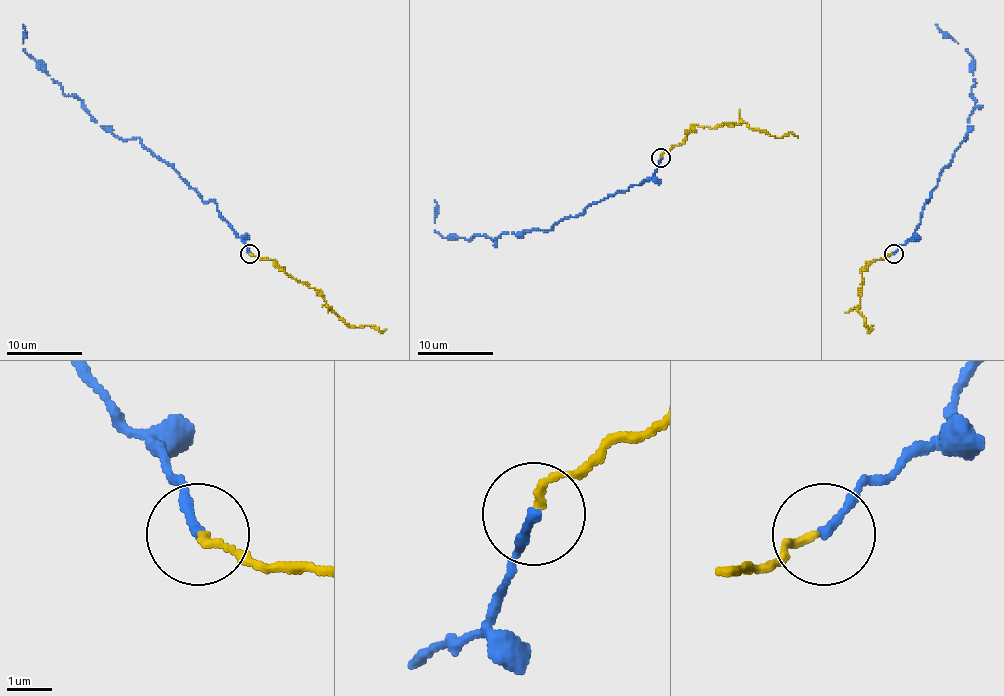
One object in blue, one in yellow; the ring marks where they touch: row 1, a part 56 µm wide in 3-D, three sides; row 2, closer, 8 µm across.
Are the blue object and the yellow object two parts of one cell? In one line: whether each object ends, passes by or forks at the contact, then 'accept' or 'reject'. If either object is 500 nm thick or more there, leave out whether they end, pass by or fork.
blue ends there; yellow ends there; accept

